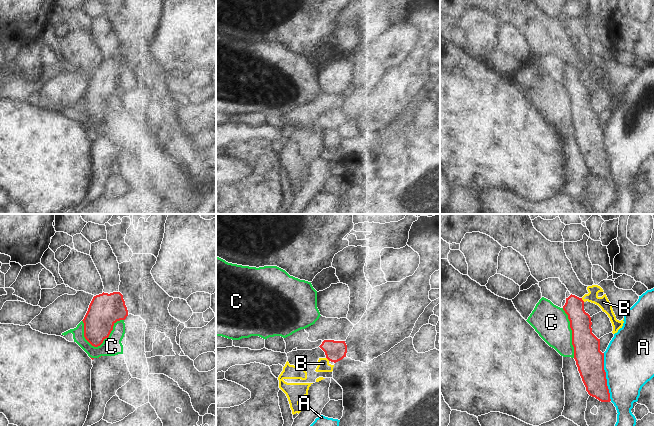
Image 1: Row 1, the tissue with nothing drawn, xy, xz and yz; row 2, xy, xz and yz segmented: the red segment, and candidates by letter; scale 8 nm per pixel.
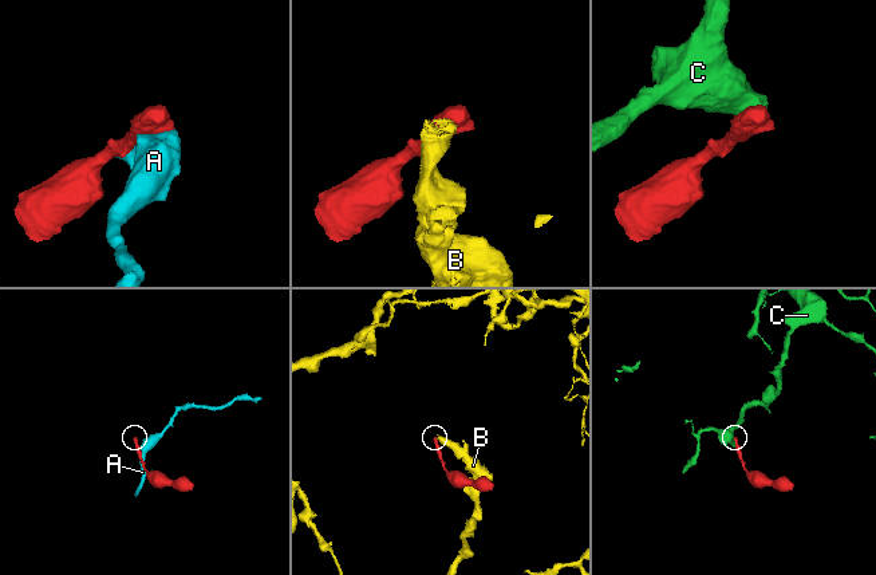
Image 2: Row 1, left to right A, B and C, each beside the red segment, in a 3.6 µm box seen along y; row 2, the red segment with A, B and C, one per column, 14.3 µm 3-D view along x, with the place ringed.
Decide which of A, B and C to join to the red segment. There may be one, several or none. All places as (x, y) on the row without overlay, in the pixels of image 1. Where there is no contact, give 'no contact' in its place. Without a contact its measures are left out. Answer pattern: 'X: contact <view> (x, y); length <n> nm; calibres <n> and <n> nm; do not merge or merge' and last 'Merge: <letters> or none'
A: contact yz (605, 153); length 380 nm; calibres 220 and 400 nm; do not merge
B: contact yz (582, 76); length 40 nm; calibres 180 and 90 nm; do not merge
C: contact xy (106, 113); length 360 nm; calibres 260 and 160 nm; do not merge
Merge: none

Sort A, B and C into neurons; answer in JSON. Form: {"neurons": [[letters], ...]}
{"neurons": [["A"], ["B"], ["C"]]}

